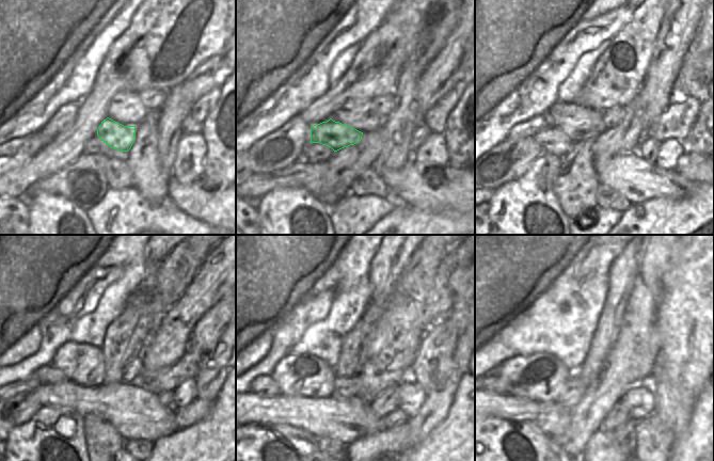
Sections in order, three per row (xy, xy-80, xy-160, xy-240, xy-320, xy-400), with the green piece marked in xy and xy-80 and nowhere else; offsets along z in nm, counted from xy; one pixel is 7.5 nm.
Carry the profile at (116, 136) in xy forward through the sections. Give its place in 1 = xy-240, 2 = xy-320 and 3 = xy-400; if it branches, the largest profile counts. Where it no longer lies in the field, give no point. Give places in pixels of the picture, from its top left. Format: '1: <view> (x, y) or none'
1: xy-240 (48, 375)
2: xy-320 (263, 385)
3: xy-400 (496, 385)

